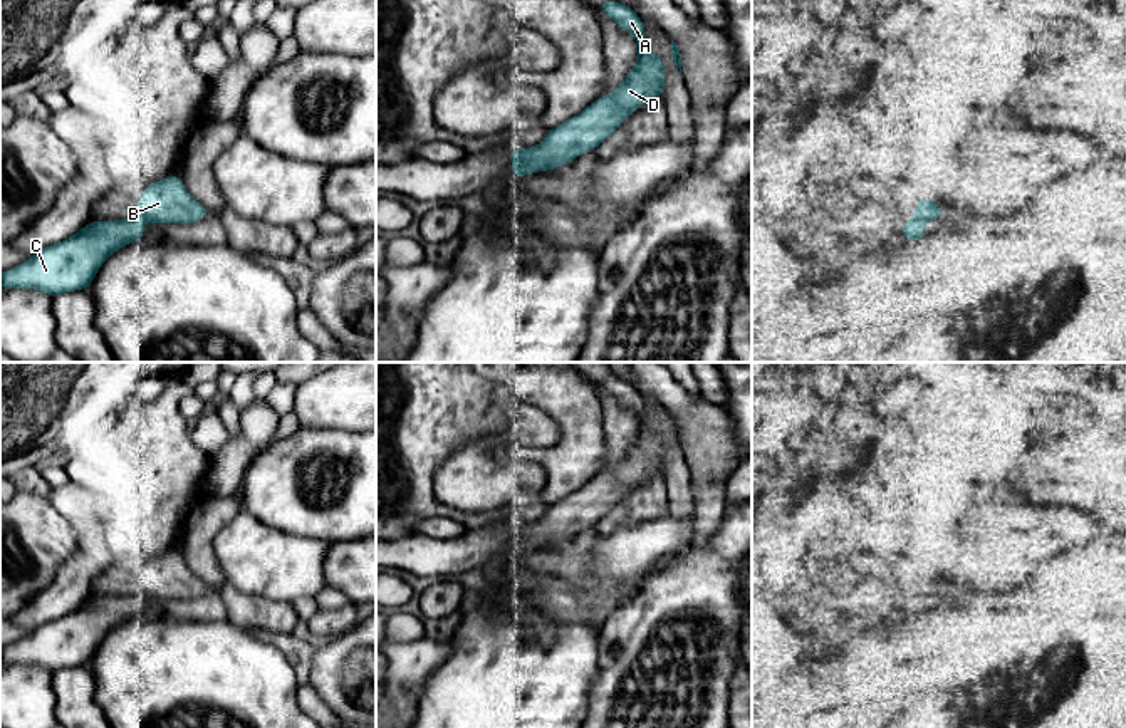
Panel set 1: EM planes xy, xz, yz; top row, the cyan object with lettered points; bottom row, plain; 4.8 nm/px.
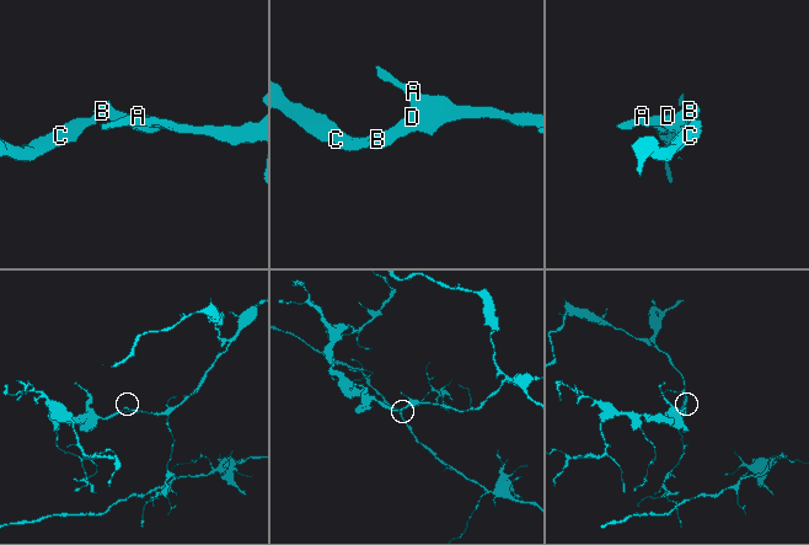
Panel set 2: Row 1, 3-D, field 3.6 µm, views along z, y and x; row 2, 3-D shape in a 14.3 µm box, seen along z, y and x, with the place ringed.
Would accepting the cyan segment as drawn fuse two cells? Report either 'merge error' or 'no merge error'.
merge error

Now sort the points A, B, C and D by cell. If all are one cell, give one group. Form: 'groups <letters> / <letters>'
groups A B D / C

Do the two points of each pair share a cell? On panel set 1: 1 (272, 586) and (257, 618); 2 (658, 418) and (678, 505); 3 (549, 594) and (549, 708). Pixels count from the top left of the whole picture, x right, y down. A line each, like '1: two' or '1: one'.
1: two
2: one
3: one

